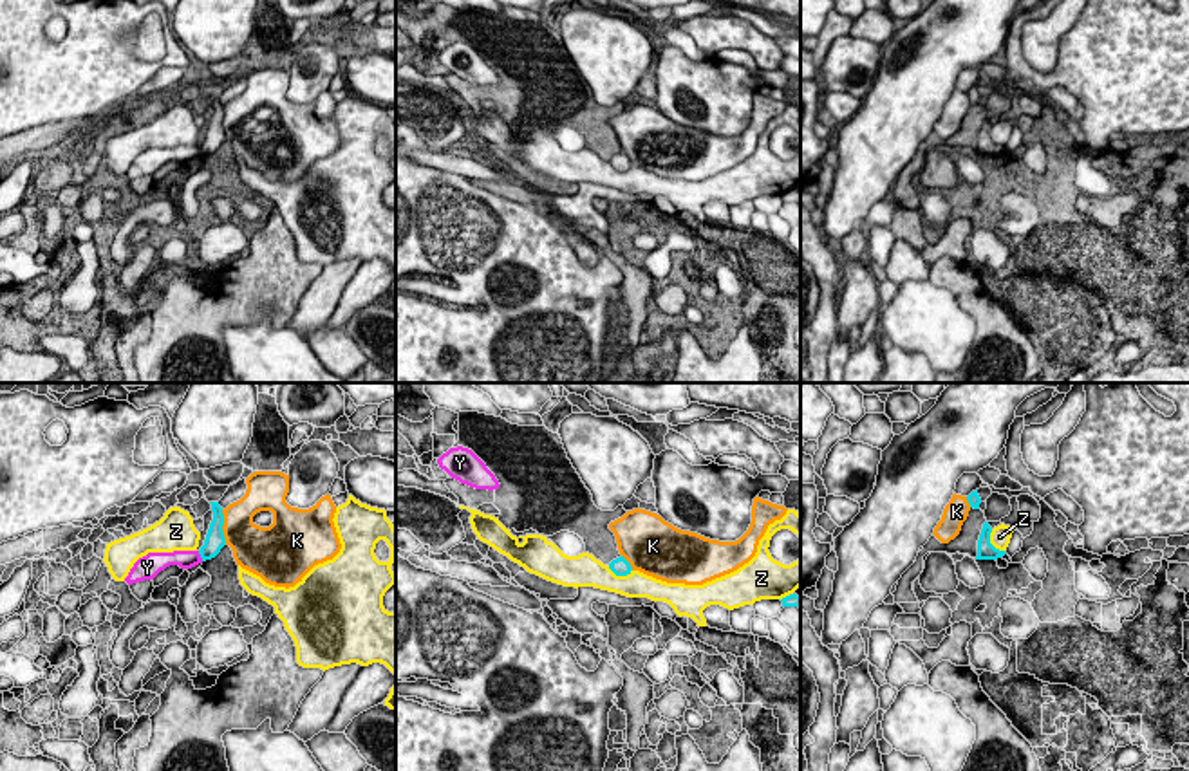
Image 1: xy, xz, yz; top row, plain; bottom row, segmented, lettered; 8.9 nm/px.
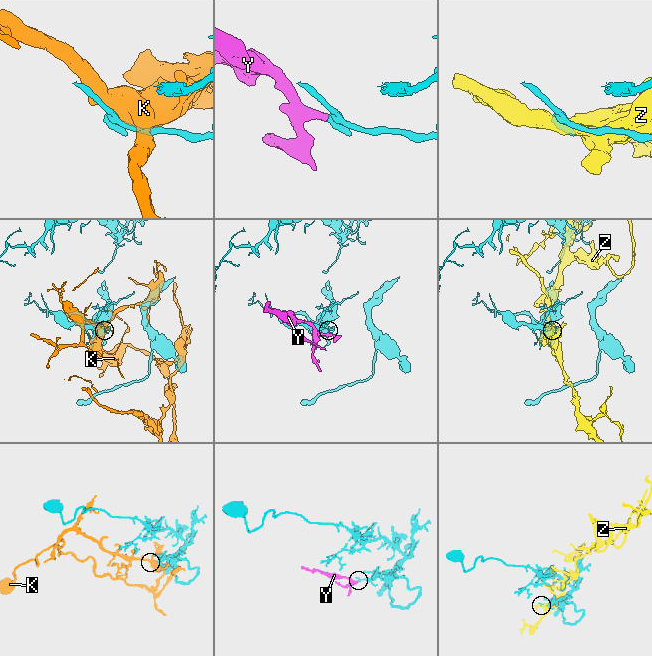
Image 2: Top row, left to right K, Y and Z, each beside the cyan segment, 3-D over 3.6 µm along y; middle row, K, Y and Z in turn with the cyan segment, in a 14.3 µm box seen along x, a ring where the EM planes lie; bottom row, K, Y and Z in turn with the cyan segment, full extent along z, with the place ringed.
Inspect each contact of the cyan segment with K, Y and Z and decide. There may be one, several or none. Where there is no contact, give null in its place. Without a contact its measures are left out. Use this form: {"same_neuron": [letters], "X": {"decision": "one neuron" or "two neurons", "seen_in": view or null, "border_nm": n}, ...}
{"same_neuron": [], "K": {"decision": "two neurons", "seen_in": "xy", "border_nm": 320}, "Y": {"decision": "two neurons", "seen_in": "xy", "border_nm": 110}, "Z": {"decision": "two neurons", "seen_in": "xz", "border_nm": 240}}

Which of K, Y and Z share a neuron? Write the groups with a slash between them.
K / Y / Z

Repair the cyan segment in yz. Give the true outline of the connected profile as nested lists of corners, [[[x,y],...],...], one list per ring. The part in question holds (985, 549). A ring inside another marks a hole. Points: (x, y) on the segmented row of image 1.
[[[985,522],[981,534],[979,534],[979,540],[978,540],[976,560],[997,560],[997,558],[1006,554],[1005,551],[999,551],[990,543],[990,533],[992,533],[992,527],[988,525],[988,522]]]

